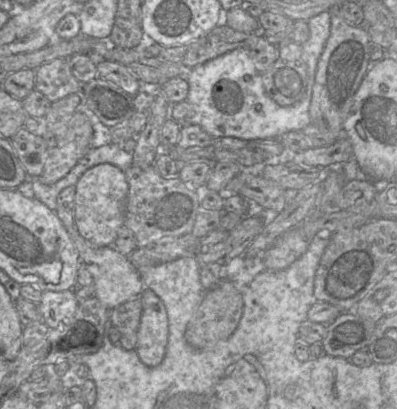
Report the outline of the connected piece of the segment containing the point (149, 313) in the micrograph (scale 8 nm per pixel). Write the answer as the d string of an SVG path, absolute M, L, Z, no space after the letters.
M150 289L140 294L143 311L137 331L136 353L148 367L158 366L164 359L168 343L168 317L161 299Z

